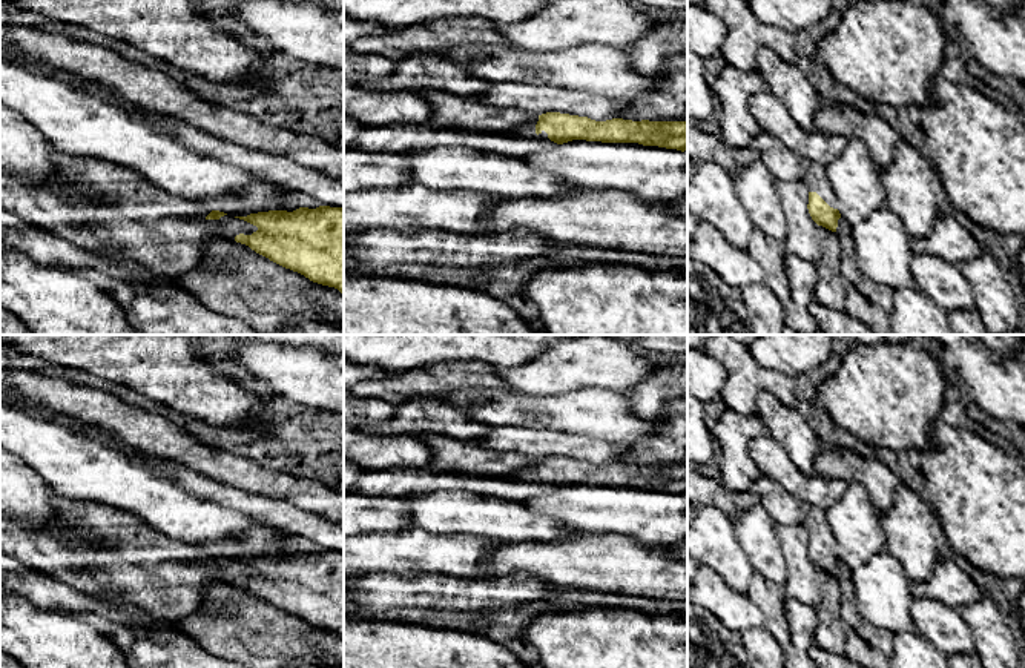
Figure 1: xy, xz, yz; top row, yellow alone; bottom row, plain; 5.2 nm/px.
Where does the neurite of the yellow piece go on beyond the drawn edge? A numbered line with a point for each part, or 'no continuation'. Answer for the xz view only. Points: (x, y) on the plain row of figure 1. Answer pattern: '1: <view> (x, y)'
1: xz (528, 473)

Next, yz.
1: yz (815, 522)

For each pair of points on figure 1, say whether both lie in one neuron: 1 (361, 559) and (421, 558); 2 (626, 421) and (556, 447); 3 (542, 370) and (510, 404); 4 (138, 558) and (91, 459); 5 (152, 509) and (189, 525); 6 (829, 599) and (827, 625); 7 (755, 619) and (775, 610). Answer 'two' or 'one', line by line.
1: one
2: two
3: two
4: two
5: one
6: one
7: two

